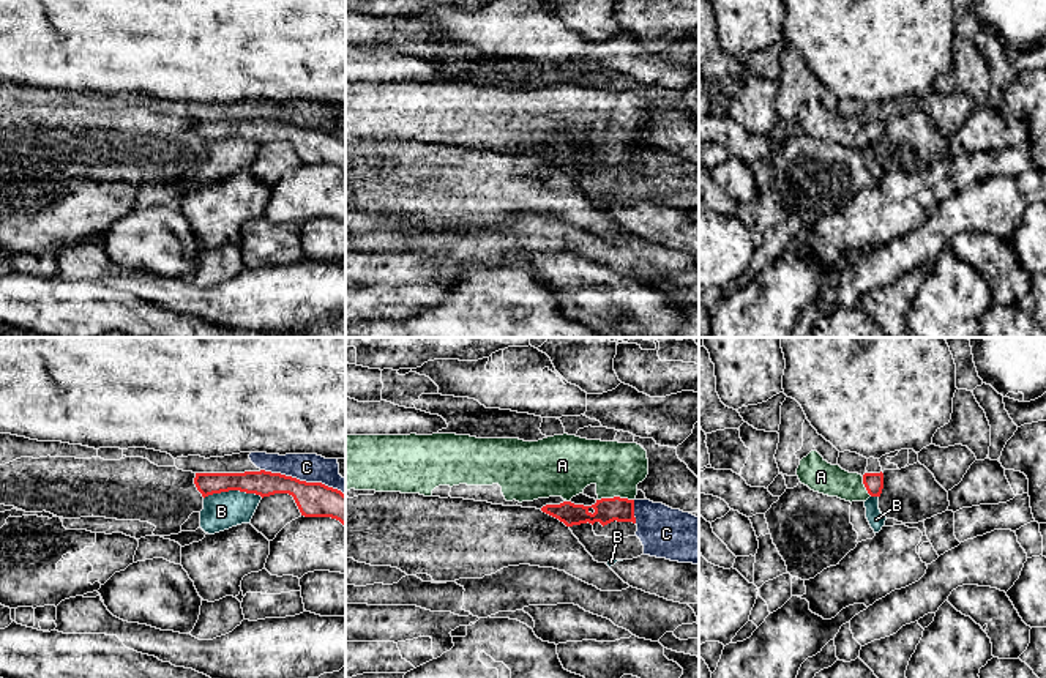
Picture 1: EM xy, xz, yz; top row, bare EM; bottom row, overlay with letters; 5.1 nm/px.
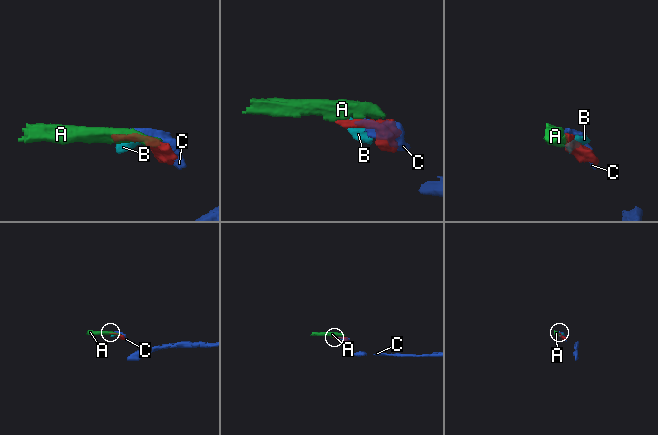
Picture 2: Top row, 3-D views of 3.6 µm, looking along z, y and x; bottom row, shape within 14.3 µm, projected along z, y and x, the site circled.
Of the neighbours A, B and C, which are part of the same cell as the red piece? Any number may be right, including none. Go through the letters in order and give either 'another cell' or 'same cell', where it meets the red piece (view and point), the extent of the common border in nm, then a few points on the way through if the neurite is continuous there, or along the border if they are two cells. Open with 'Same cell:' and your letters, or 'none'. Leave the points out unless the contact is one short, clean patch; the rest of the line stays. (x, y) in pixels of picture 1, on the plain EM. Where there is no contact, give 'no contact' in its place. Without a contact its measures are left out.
Same cell: A
A: same cell; meets red in xz at (616, 144); contact 180 nm long
B: another cell; meets red in xy at (232, 136); contact 300 nm long; border along xy (262, 144), (253, 139), (221, 137), (204, 145)
C: another cell; meets red in xy at (303, 128); contact 460 nm long

